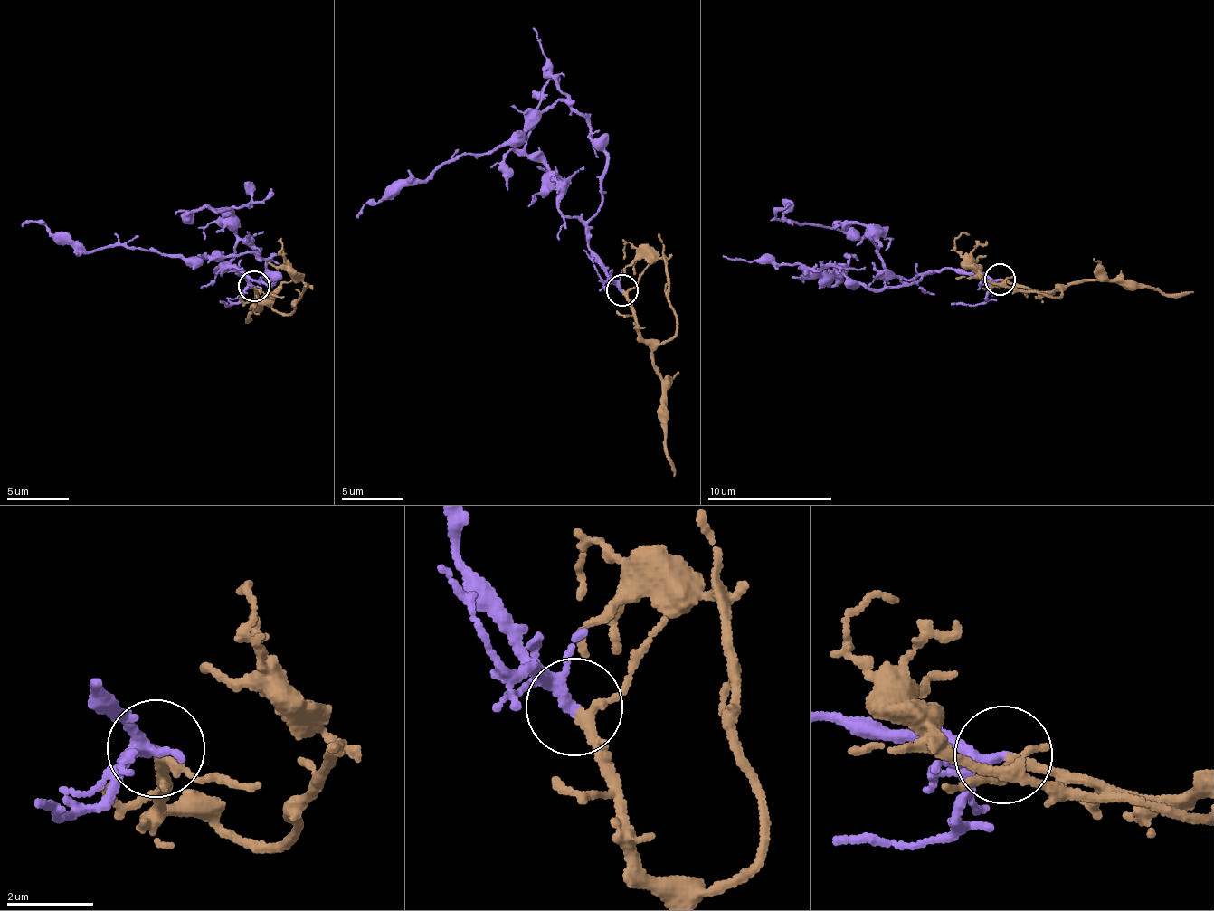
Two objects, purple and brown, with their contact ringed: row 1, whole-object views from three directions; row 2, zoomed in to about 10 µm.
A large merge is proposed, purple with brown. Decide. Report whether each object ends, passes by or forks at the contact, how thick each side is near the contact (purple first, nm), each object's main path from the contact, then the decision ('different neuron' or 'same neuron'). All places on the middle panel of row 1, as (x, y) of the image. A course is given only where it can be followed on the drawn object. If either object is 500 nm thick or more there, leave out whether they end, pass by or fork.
purple forks there; brown passes by; 190 nm thick on the purple side, 200 nm on the other; purple runs (623, 290), (590, 248), (605, 153), (563, 100), (504, 145), (446, 160), (358, 219); brown runs (623, 290), (645, 339), (659, 340), (671, 336), (677, 327), (665, 261), (630, 241), (625, 241), (625, 259); same neuron

